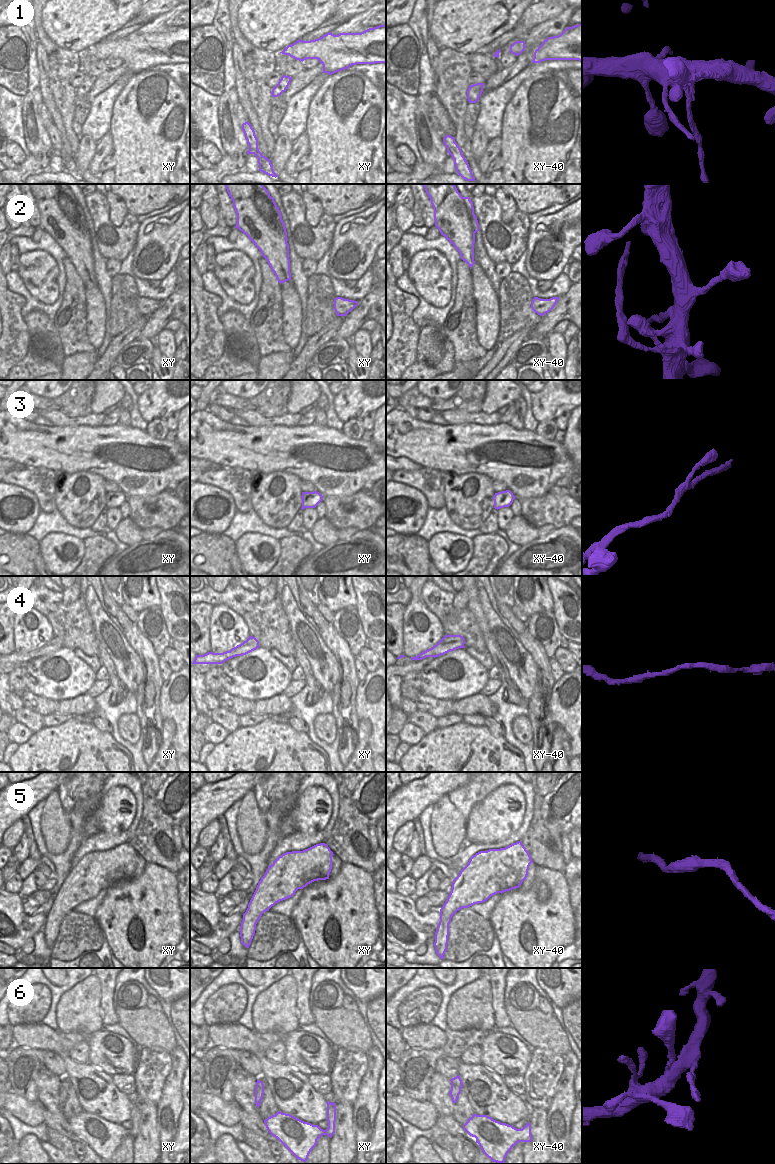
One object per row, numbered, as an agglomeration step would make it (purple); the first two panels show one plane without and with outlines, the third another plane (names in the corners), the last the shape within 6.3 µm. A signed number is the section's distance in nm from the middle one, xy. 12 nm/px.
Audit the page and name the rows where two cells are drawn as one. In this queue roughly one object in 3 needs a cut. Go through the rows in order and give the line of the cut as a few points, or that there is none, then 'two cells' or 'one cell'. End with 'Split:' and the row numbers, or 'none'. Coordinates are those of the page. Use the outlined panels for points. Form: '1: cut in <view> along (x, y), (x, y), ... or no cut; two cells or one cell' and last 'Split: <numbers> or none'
1: no cut; one cell
2: no cut; one cell
3: no cut; one cell
4: no cut; one cell
5: no cut; one cell
6: no cut; one cell
Split: none

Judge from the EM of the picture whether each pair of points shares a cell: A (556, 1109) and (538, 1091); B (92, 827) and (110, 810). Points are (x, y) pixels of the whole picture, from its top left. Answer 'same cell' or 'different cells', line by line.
A: different cells
B: same cell

